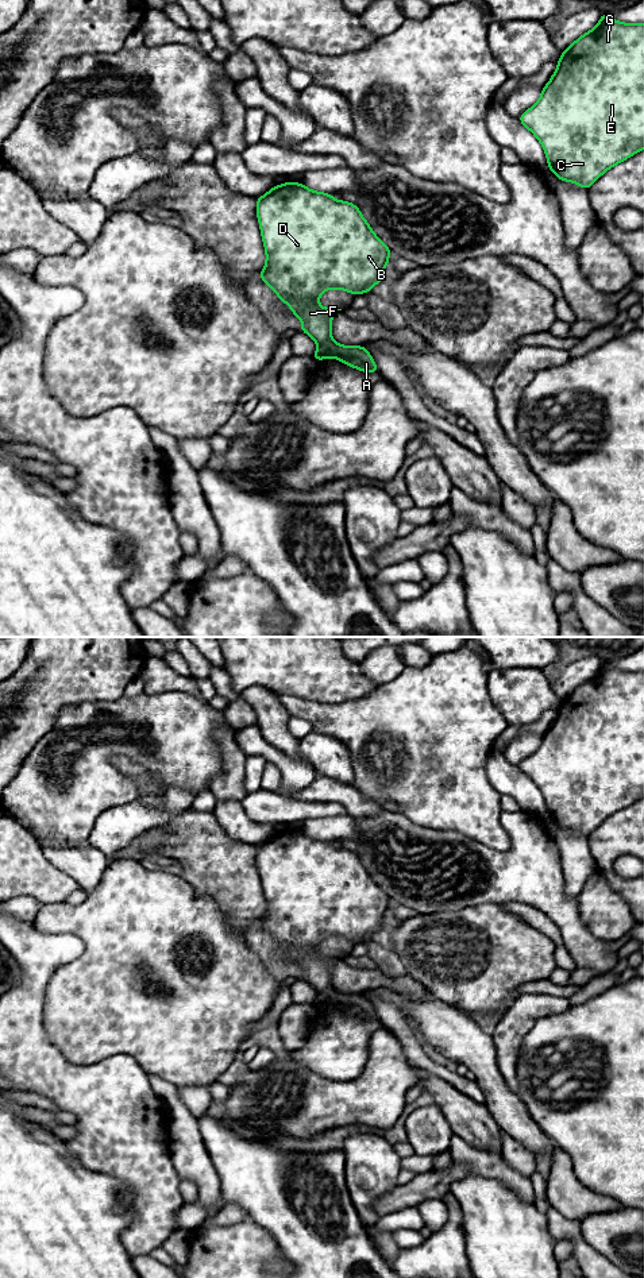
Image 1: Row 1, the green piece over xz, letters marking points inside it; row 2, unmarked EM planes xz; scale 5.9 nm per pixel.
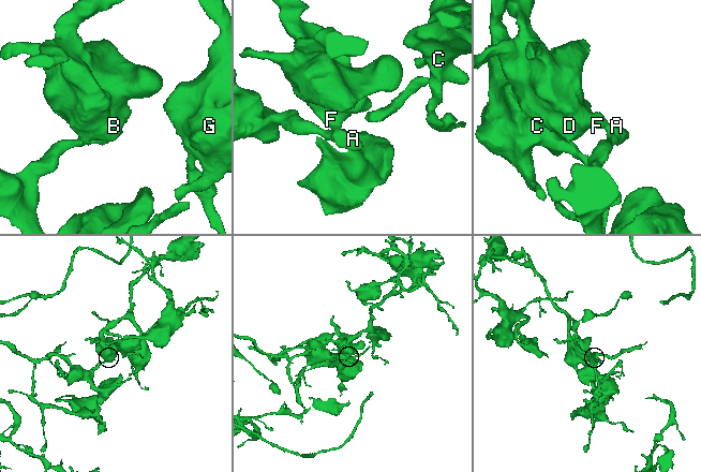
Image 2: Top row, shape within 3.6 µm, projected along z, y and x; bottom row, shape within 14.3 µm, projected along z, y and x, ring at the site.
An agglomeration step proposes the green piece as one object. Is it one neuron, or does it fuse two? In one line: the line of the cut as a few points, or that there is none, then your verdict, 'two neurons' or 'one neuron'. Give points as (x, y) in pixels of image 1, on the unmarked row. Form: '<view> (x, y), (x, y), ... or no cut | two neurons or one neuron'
xz (331, 985), (317, 992) | two neurons

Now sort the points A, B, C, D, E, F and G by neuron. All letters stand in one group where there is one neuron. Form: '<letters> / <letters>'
A / B C D E F G

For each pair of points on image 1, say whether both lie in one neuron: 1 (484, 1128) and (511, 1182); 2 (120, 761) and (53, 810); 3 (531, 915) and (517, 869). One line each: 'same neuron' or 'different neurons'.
1: different neurons
2: different neurons
3: different neurons

